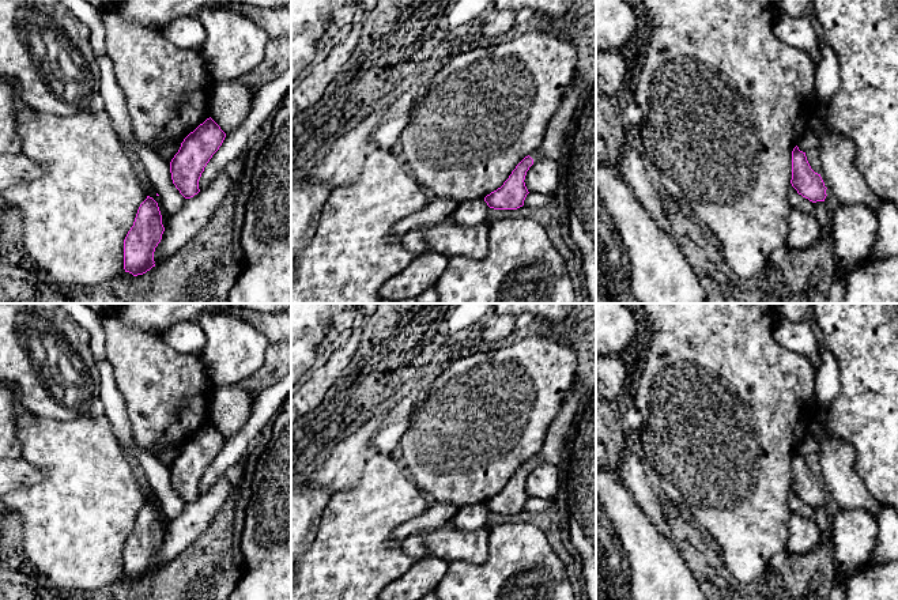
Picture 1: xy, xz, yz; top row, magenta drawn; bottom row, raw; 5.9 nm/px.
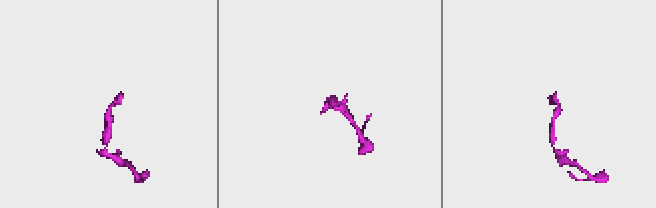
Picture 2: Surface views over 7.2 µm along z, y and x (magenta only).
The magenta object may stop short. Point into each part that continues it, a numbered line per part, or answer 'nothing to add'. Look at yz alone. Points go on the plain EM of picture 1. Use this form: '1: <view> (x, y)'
nothing to add

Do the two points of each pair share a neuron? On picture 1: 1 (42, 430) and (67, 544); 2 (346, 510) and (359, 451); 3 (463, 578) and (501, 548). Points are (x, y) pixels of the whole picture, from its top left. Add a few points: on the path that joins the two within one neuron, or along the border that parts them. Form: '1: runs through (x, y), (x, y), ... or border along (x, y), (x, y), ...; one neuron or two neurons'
1: runs through (65, 459), (67, 516); one neuron
2: border along (366, 460), (359, 480), (331, 497); two neurons
3: runs through (474, 578), (478, 578), (497, 559); one neuron

